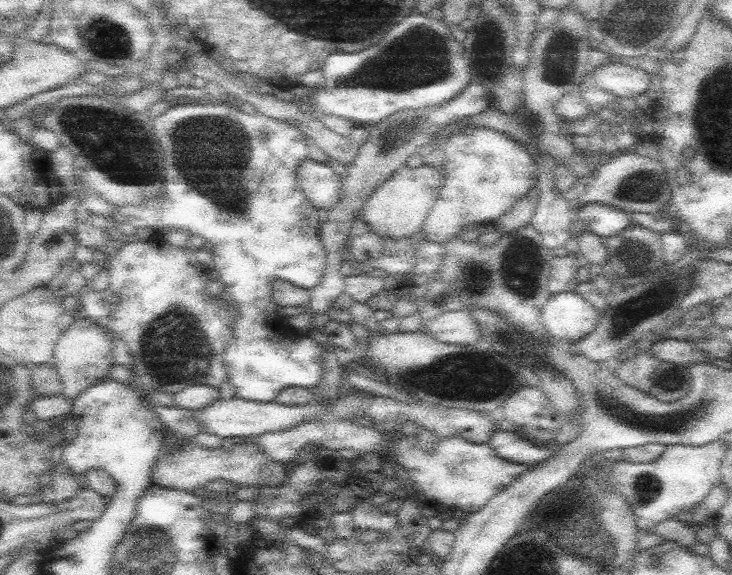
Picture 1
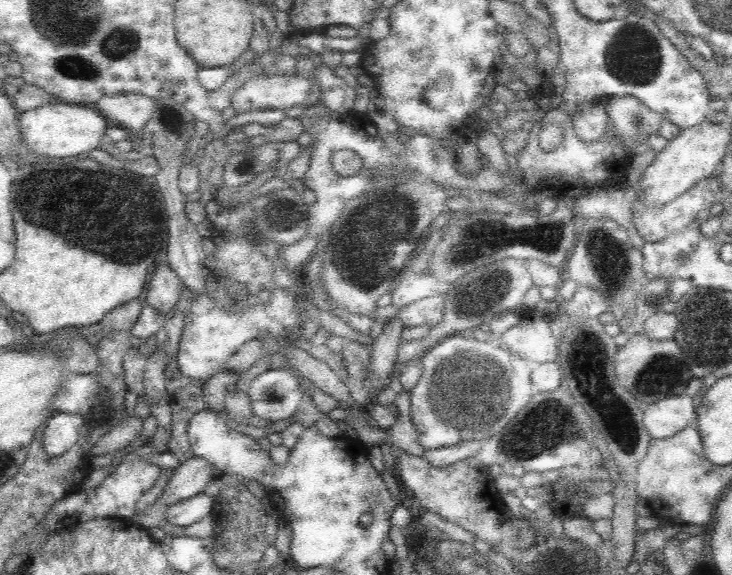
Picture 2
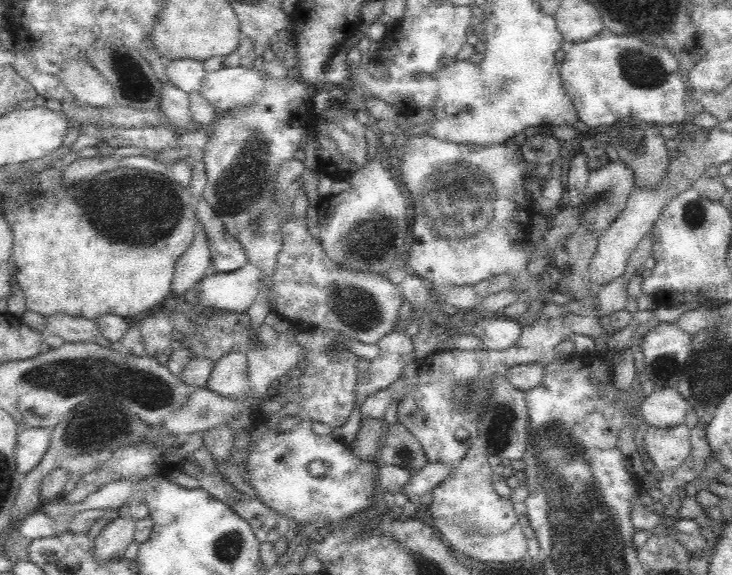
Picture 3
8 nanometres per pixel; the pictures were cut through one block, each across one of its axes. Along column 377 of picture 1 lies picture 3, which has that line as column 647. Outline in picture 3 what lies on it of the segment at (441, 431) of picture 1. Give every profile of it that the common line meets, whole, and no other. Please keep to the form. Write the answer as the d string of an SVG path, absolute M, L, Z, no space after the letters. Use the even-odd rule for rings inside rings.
M662 388L652 392L640 404L640 414L652 428L674 428L684 424L684 416L690 410L686 398L674 388Z

